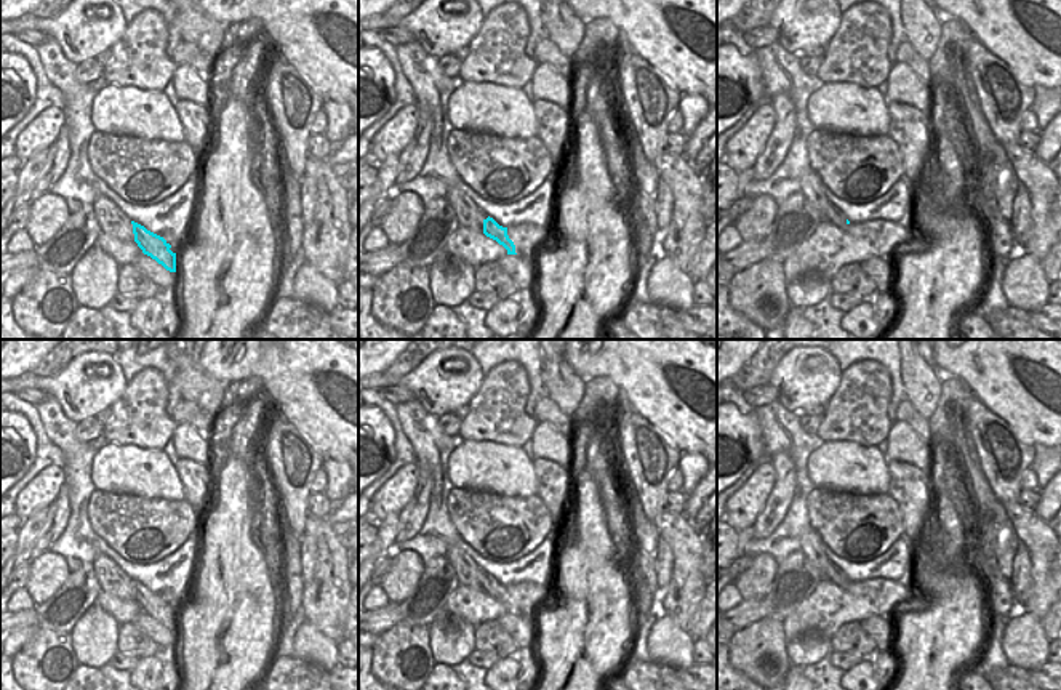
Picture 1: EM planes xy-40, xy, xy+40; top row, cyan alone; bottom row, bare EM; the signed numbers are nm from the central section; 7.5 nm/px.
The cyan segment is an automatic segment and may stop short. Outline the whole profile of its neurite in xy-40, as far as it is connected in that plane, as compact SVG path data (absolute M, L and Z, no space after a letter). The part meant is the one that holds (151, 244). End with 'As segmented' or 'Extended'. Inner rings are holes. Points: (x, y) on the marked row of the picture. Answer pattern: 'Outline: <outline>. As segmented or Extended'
Outline: M98 199L93 205L93 213L98 218L99 232L122 242L136 242L144 255L155 259L166 271L176 272L176 253L170 250L171 245L163 237L131 221L112 200Z. Extended

